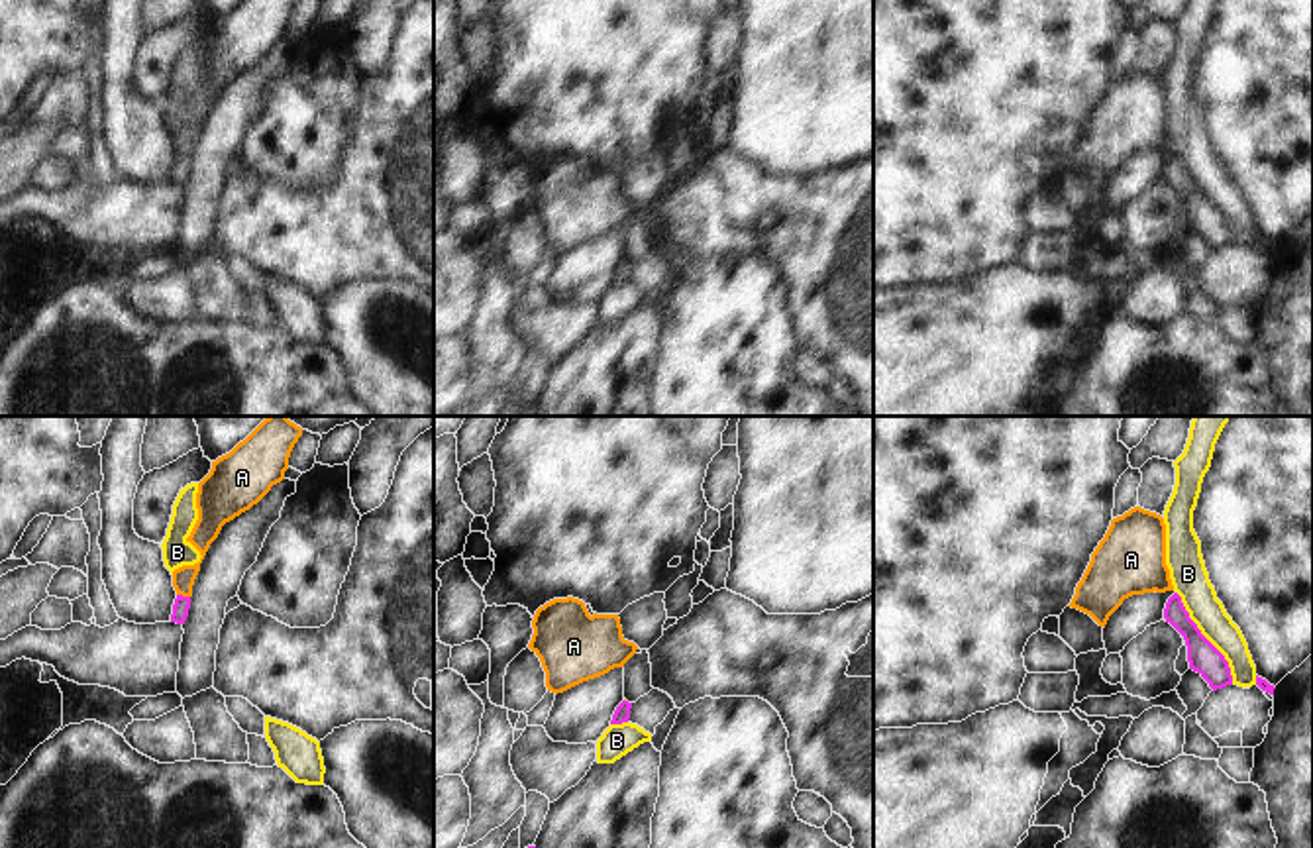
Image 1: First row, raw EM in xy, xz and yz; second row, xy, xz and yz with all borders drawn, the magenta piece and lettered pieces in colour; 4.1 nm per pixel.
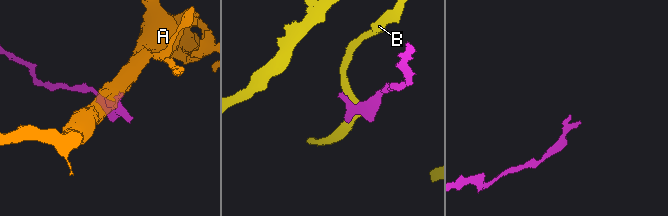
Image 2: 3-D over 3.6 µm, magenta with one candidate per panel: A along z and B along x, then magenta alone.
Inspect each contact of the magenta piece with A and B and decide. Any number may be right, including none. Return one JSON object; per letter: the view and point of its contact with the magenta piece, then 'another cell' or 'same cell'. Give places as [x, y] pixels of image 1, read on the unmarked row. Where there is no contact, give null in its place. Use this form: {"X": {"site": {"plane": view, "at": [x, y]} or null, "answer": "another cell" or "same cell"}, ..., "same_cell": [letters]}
{"A": {"site": {"plane": "xy", "at": [181, 156]}, "answer": "same cell"}, "B": {"site": {"plane": "yz", "at": [1206, 199]}, "answer": "another cell"}, "same_cell": ["A"]}

